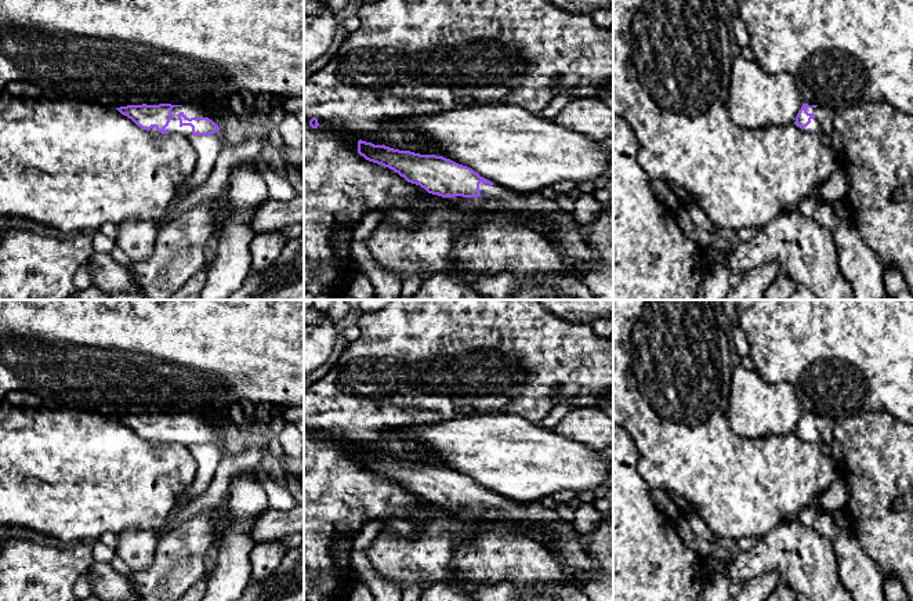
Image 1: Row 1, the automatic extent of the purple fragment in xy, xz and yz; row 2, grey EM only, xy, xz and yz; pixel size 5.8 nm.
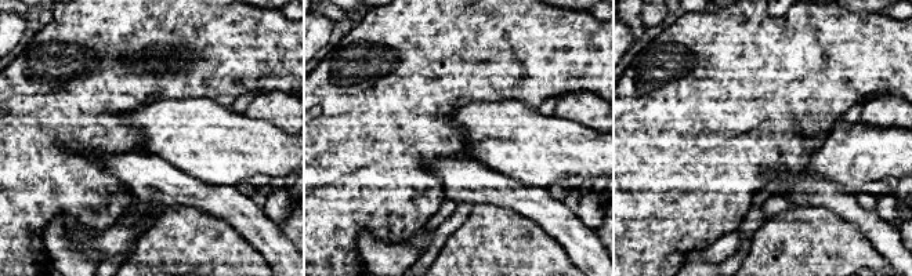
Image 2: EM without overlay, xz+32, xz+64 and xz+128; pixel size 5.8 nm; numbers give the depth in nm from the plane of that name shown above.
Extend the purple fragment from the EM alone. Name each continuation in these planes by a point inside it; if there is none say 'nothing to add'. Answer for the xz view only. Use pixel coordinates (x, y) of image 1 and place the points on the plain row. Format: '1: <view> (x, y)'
1: xz (560, 535)

